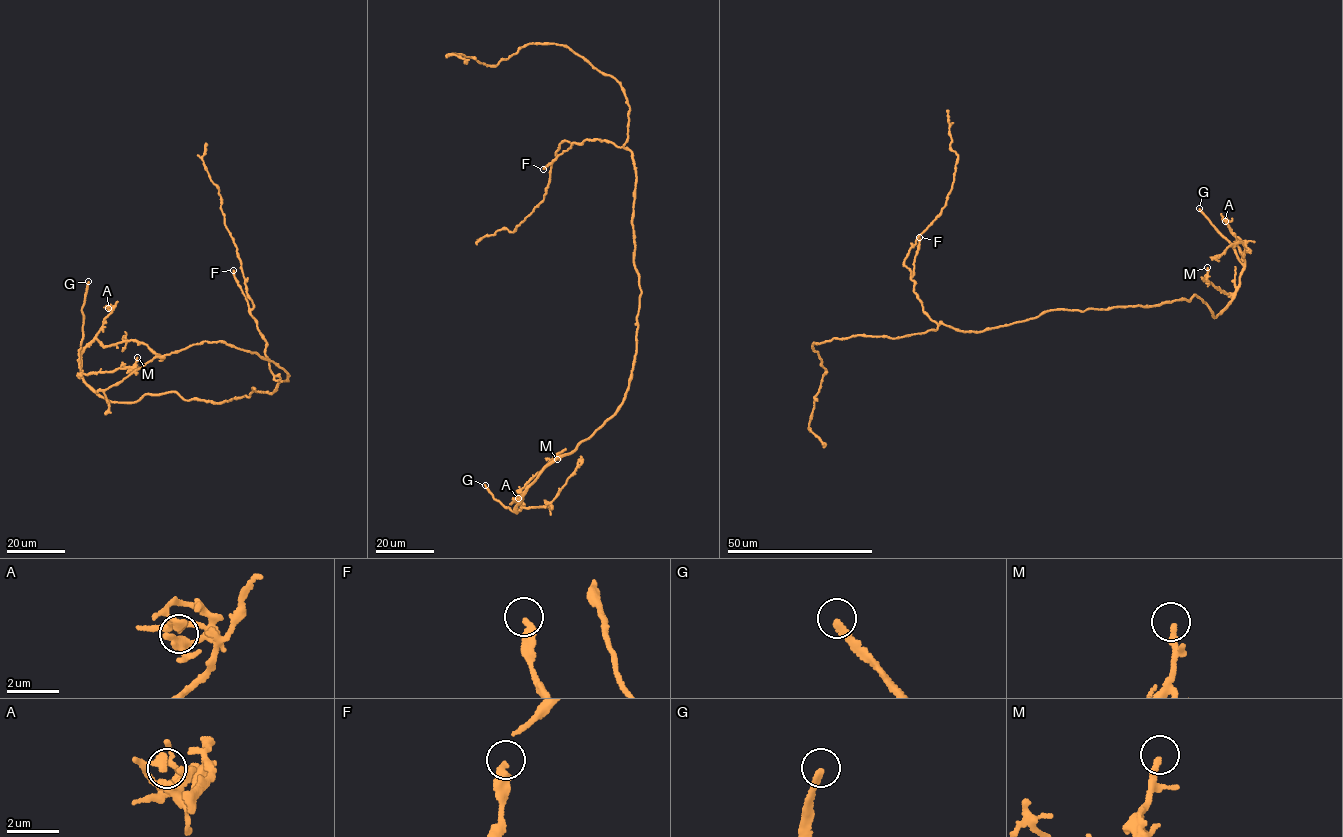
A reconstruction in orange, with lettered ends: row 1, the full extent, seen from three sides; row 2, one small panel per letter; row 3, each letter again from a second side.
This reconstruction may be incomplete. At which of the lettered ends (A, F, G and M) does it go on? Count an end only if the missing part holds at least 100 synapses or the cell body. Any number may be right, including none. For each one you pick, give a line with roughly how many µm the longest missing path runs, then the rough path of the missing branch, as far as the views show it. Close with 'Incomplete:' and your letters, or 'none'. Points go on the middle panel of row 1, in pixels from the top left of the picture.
G: about 15 µm are missing; missing branch runs (485, 485), (461, 469)
Incomplete: G

